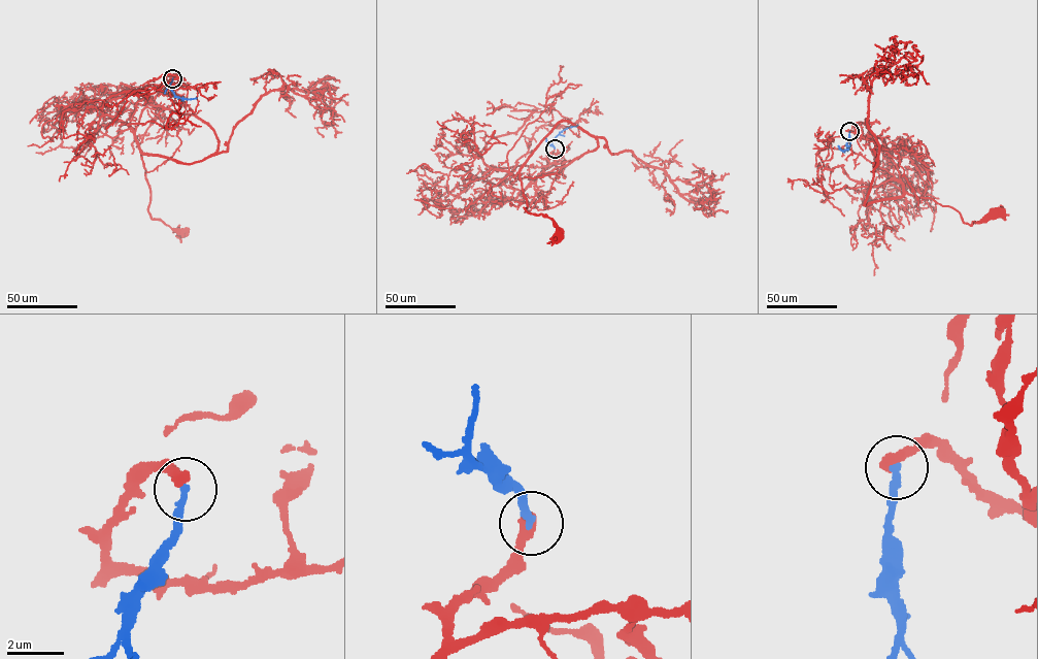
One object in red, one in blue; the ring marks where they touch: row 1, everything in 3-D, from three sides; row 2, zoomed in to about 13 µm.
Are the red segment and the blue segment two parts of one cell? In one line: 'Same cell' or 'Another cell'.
Same cell

